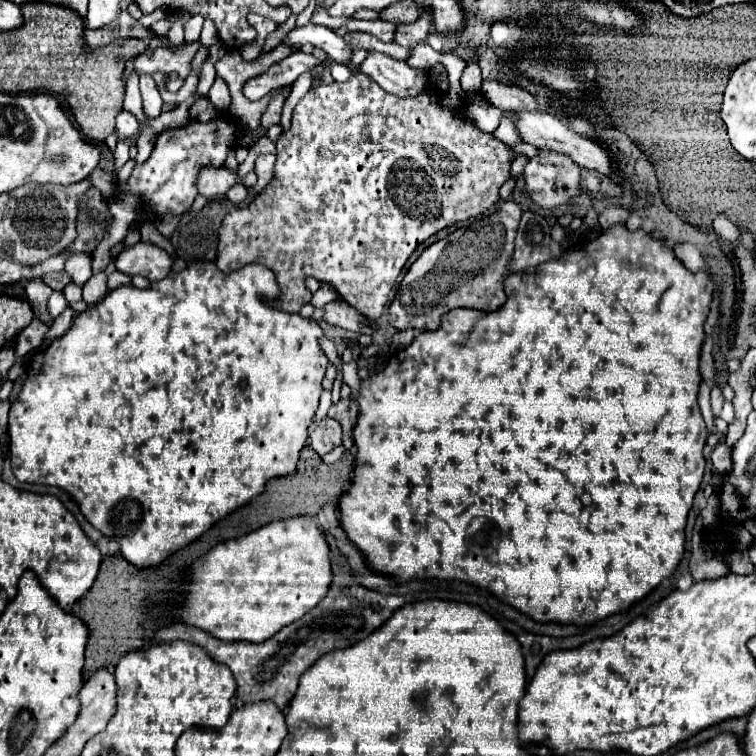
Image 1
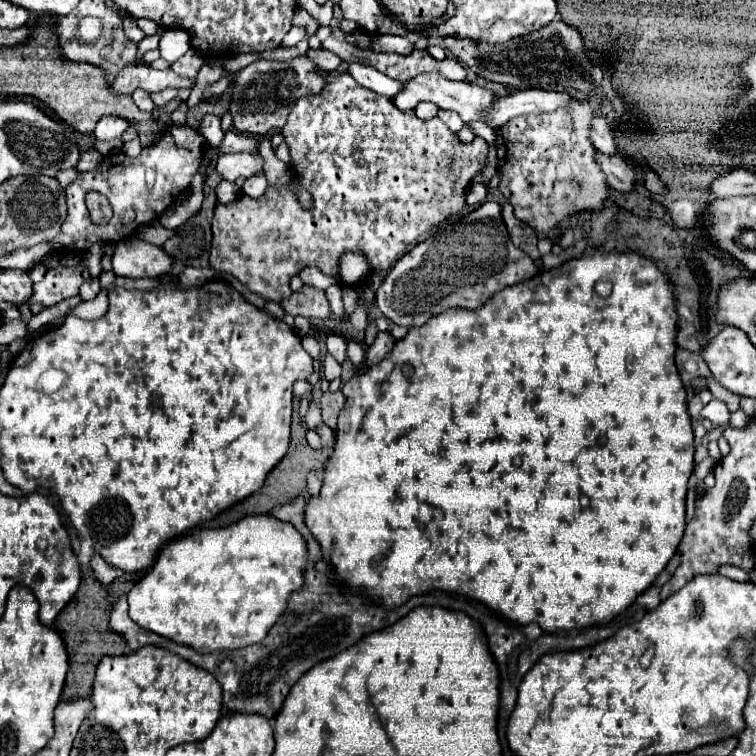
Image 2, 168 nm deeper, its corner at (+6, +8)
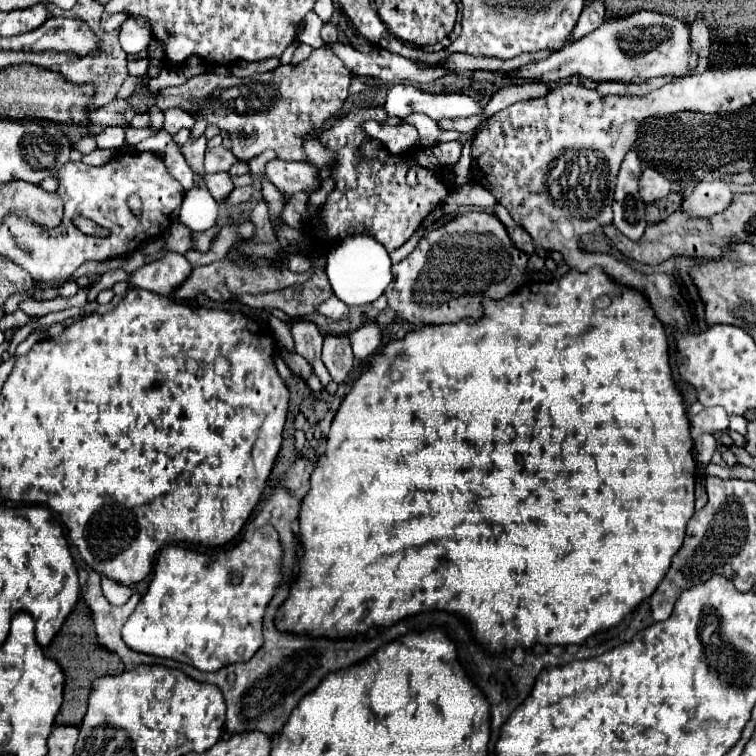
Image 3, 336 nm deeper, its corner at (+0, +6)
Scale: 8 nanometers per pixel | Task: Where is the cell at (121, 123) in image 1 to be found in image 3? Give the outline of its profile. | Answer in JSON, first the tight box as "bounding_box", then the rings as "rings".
{"bounding_box":[96,127,124,149],"rings":[[[108,127],[102,135],[96,137],[98,149],[120,149],[124,145],[124,129],[122,127]]]}

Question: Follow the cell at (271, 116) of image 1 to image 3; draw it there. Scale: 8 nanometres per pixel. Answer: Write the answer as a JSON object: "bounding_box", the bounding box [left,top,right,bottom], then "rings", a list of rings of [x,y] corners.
{"bounding_box":[128,49,351,161],"rings":[[[314,49],[302,65],[280,65],[272,73],[254,77],[236,75],[196,75],[184,85],[166,87],[164,91],[150,93],[148,85],[136,87],[128,105],[136,113],[148,113],[150,107],[166,111],[180,107],[186,113],[198,117],[204,115],[208,125],[224,129],[232,137],[232,151],[240,161],[250,161],[262,151],[276,151],[276,159],[282,161],[306,161],[302,143],[308,139],[312,129],[322,127],[330,117],[336,117],[348,98],[351,73],[344,75],[343,64],[330,49]]]}

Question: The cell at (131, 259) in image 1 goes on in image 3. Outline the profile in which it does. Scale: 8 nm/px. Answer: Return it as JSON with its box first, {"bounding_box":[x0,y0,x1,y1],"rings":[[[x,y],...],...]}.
{"bounding_box":[130,253,192,295],"rings":[[[166,253],[164,259],[144,265],[132,273],[130,285],[158,293],[158,295],[172,295],[190,275],[192,265],[180,253]]]}

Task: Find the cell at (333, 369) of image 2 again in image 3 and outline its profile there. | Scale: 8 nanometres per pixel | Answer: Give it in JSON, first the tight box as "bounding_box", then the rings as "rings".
{"bounding_box":[290,321,330,383],"rings":[[[292,321],[290,323],[290,333],[292,333],[294,345],[296,345],[296,353],[302,355],[314,367],[314,373],[320,377],[322,383],[330,381],[330,377],[326,373],[326,367],[320,361],[324,336],[318,327],[310,321]]]}

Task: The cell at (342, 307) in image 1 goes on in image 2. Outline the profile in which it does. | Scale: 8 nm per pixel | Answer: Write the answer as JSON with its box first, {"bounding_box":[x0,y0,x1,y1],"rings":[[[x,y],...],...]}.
{"bounding_box":[280,285,332,319],"rings":[[[304,285],[300,291],[292,293],[292,297],[288,301],[282,301],[280,305],[286,309],[286,313],[290,313],[294,317],[300,315],[306,319],[314,319],[314,317],[326,319],[332,315],[324,291],[314,289],[310,285]]]}

